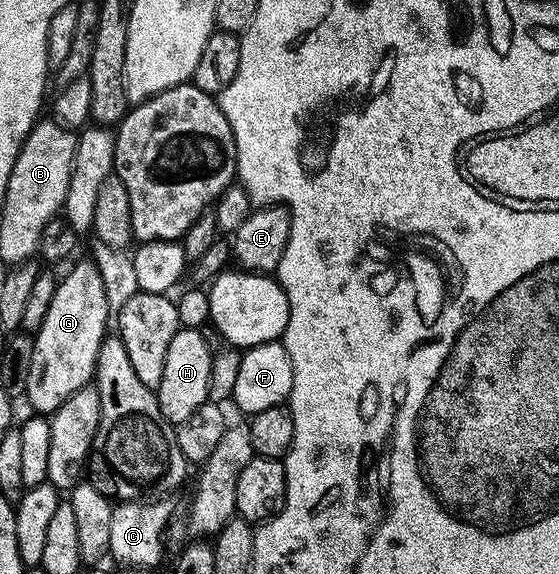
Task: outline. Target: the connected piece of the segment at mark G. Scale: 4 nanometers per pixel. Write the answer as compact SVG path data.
M92 260L75 262L67 267L68 275L57 281L54 300L50 300L50 308L46 311L46 320L42 320L42 328L35 331L33 337L33 355L24 394L29 404L36 409L33 411L40 416L50 416L62 404L66 404L66 400L70 400L70 396L74 396L78 388L87 386L93 381L98 348L104 342L106 331L109 329L106 289L103 288L102 276L99 275L98 268Z

